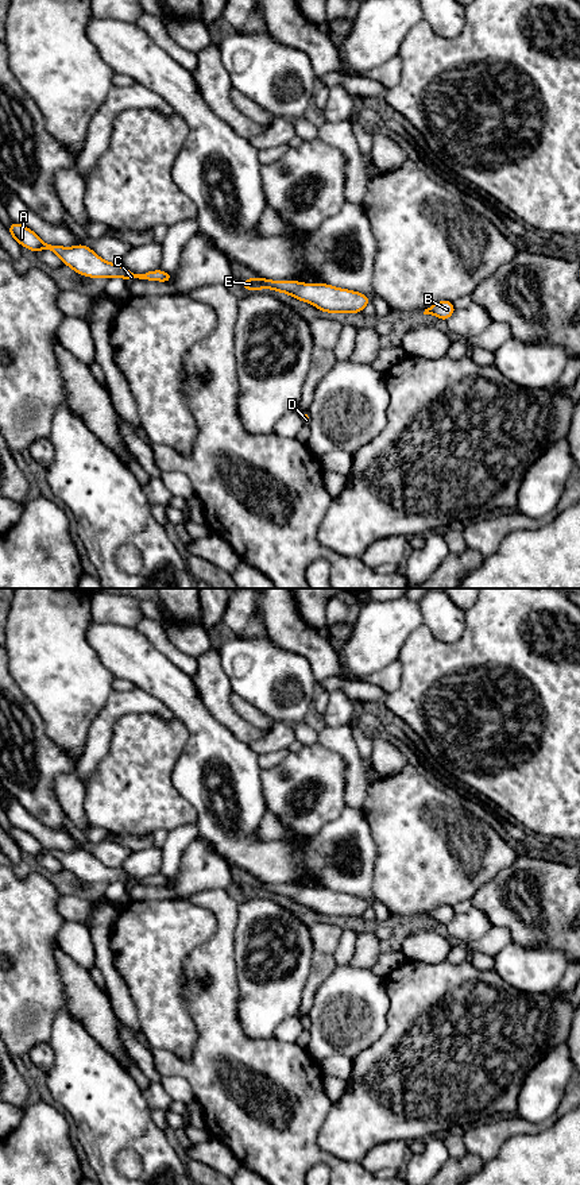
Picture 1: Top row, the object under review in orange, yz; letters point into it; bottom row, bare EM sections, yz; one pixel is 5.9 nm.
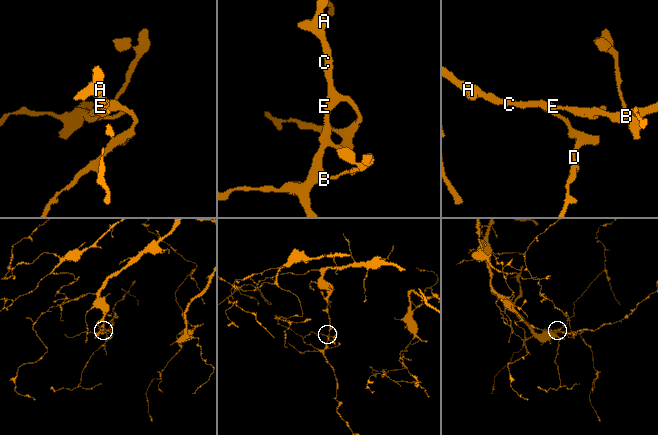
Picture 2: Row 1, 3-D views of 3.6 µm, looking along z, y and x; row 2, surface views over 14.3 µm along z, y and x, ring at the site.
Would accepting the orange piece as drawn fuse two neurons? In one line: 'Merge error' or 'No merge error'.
No merge error

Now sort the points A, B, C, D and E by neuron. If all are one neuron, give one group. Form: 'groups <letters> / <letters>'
groups A B C D E

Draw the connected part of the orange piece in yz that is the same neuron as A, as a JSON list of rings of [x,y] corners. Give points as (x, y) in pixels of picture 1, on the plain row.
[[[15,826],[9,829],[8,837],[20,850],[31,854],[35,858],[40,854],[53,856],[61,862],[63,869],[69,871],[76,877],[89,883],[111,884],[121,881],[128,887],[136,883],[144,885],[170,887],[174,881],[173,879],[165,877],[159,873],[143,879],[134,879],[121,868],[109,868],[104,865],[92,853],[86,852],[82,848],[74,852],[47,849],[40,845],[34,835]]]

